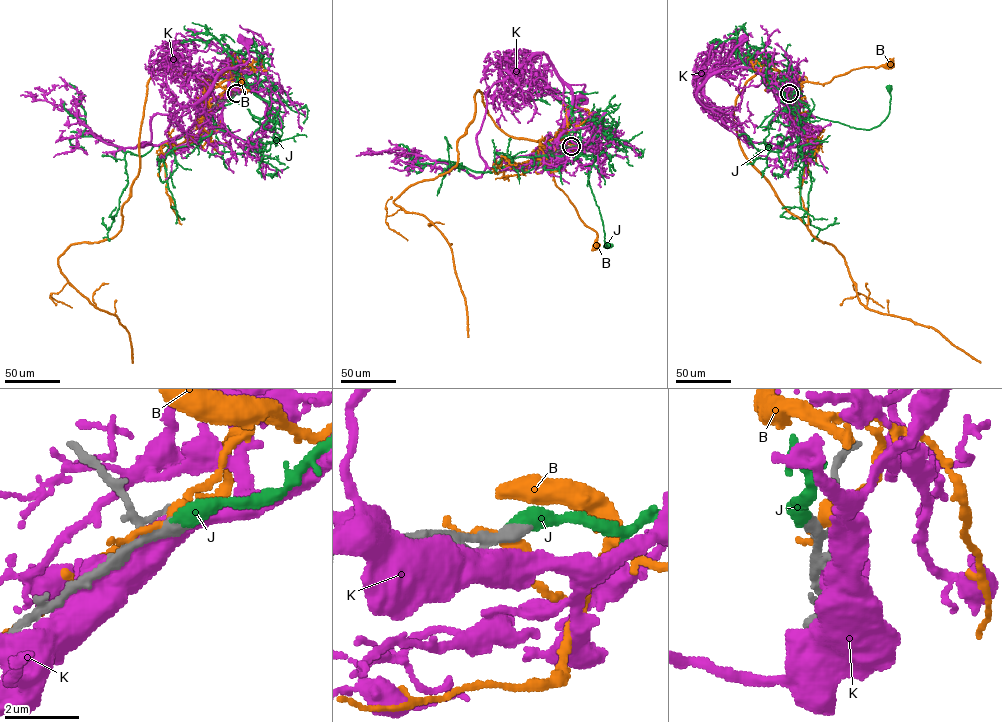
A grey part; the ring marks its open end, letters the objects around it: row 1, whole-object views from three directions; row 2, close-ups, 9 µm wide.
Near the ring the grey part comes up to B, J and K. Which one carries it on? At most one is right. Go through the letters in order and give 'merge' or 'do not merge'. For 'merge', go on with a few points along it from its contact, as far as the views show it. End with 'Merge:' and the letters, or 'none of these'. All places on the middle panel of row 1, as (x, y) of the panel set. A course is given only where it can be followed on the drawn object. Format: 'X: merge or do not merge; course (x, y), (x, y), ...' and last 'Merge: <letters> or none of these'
B: do not merge
J: merge; course (571, 146), (605, 144), (588, 169), (588, 177), (602, 221), (604, 247), (608, 245)
K: do not merge
Merge: J

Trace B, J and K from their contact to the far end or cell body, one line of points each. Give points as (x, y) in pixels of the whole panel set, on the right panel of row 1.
B: (790, 94), (791, 91), (786, 85), (780, 87), (787, 79), (827, 83), (851, 70), (889, 66)
J: (789, 93), (788, 108), (800, 117), (817, 117), (868, 130), (878, 126), (888, 113), (889, 88)
K: (790, 93), (793, 90), (779, 79), (745, 68), (729, 68), (730, 54), (742, 39)

